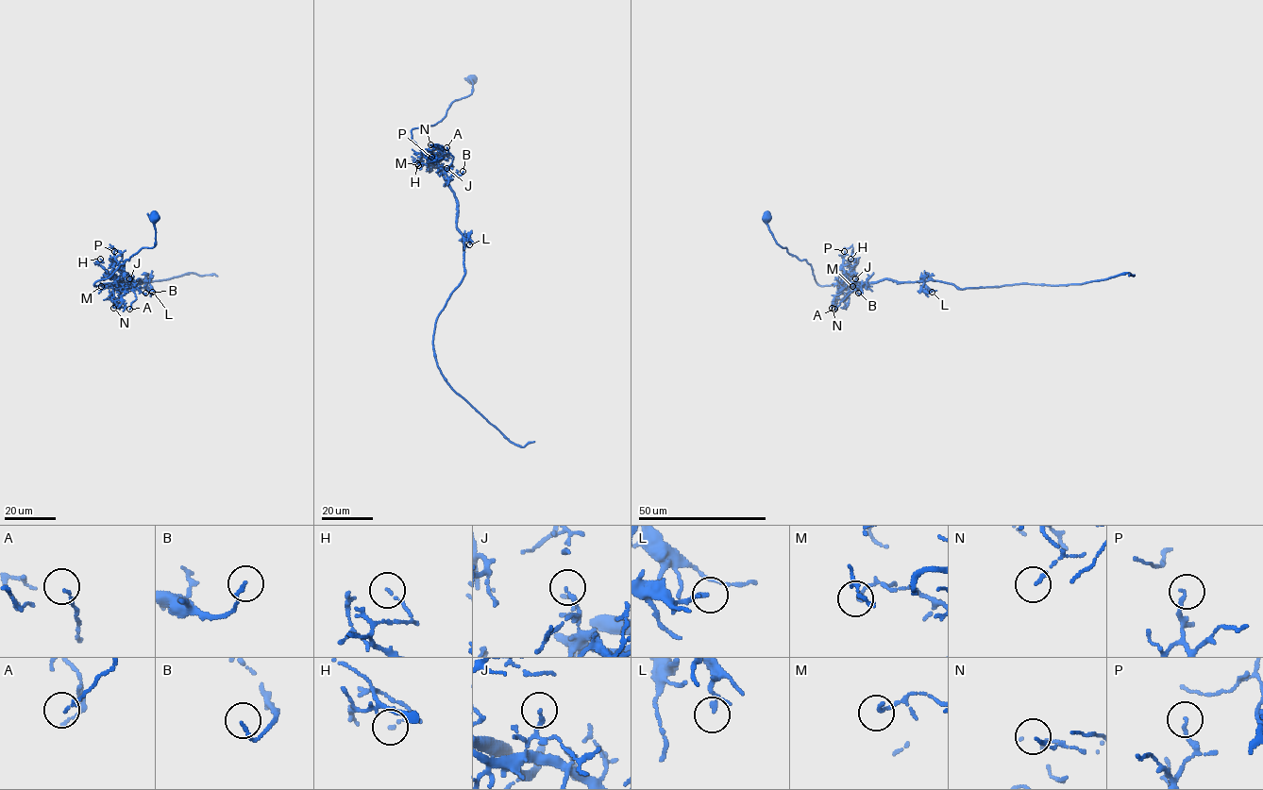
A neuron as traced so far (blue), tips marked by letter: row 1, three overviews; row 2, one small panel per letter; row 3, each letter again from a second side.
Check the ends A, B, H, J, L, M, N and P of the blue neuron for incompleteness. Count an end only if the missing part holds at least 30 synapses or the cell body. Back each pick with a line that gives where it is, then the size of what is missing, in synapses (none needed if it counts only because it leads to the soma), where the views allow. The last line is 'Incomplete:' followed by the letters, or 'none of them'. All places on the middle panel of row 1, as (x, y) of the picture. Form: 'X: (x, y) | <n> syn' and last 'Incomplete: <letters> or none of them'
Incomplete: none of them

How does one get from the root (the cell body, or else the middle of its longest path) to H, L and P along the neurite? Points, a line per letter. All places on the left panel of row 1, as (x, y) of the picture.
H: (153, 215), (156, 244), (142, 248), (94, 286), (117, 282), (99, 264), (103, 261), (100, 259)
L: (153, 215), (156, 244), (142, 248), (109, 277), (94, 284), (139, 279), (147, 281), (152, 292)
P: (153, 215), (156, 244), (142, 248), (94, 286), (117, 282), (124, 277), (125, 272), (114, 251)

